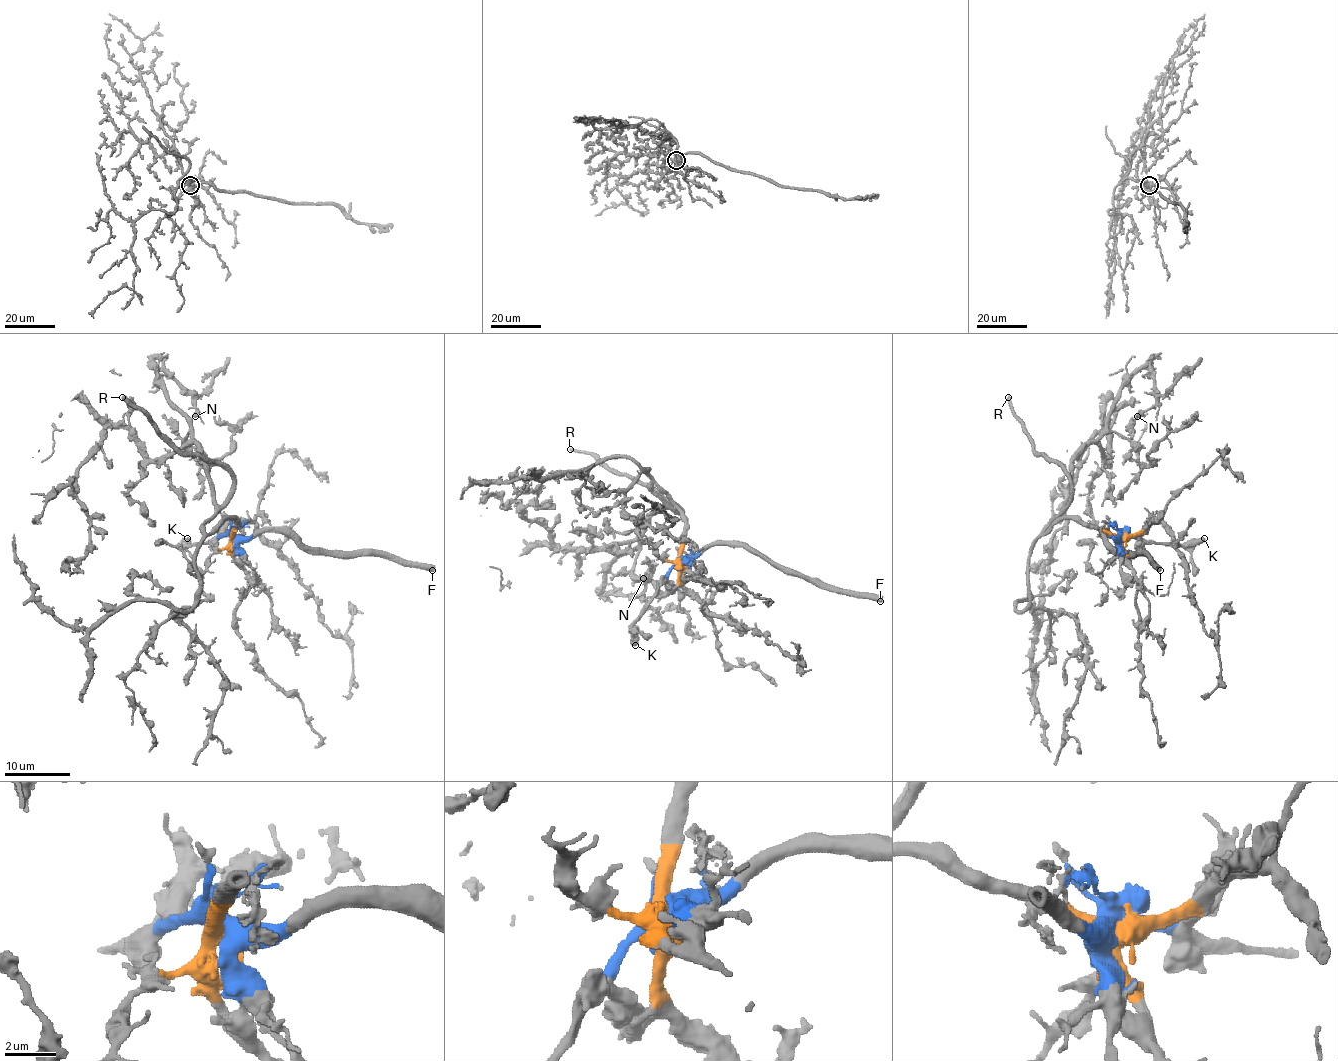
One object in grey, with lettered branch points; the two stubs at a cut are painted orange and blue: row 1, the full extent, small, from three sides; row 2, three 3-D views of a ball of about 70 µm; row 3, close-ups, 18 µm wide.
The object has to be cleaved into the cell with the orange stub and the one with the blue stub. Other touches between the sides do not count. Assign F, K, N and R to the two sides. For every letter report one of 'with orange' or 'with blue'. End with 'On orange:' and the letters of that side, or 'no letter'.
F: with blue
K: with blue
N: with orange
R: with orange
On orange: N, R

